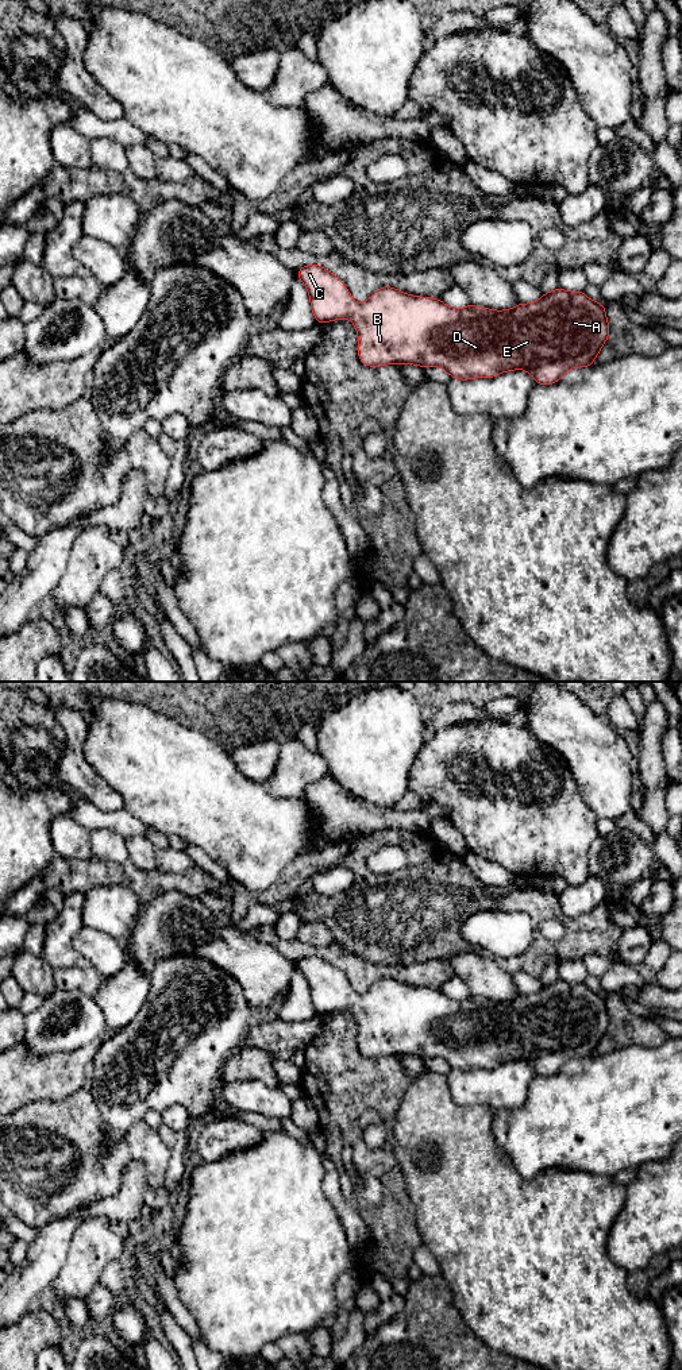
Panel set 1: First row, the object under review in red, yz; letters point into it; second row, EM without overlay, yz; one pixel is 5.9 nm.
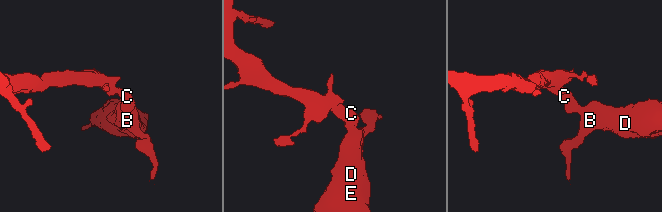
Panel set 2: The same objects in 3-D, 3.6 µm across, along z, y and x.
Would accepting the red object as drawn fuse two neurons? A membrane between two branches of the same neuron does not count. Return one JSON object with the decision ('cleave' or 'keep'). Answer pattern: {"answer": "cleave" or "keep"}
{"answer": "keep"}

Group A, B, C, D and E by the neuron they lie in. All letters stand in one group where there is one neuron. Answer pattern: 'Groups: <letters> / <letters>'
Groups: A B C D E

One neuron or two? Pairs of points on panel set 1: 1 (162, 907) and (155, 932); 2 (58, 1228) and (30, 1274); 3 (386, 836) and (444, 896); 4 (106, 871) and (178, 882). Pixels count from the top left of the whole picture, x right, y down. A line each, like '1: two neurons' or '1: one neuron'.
1: one neuron
2: one neuron
3: one neuron
4: one neuron

